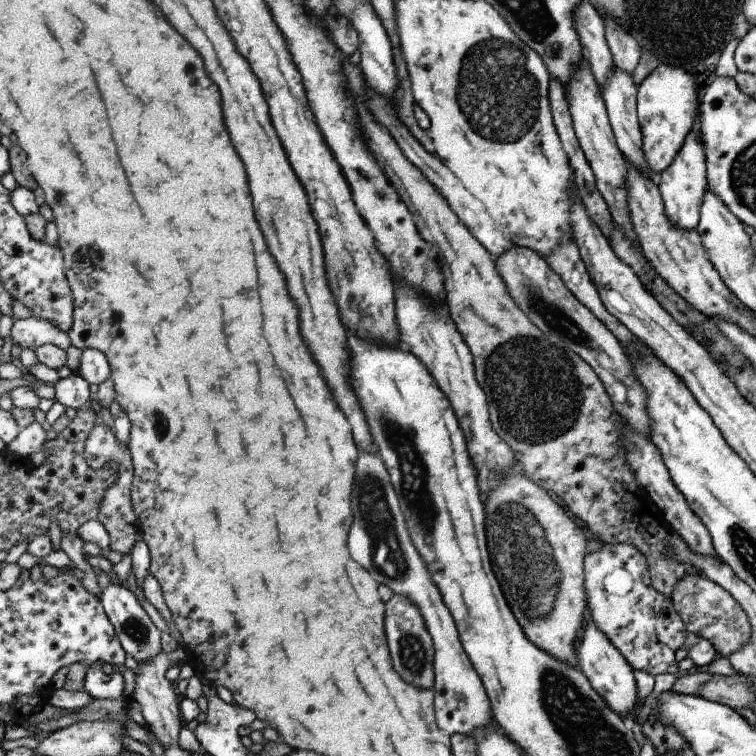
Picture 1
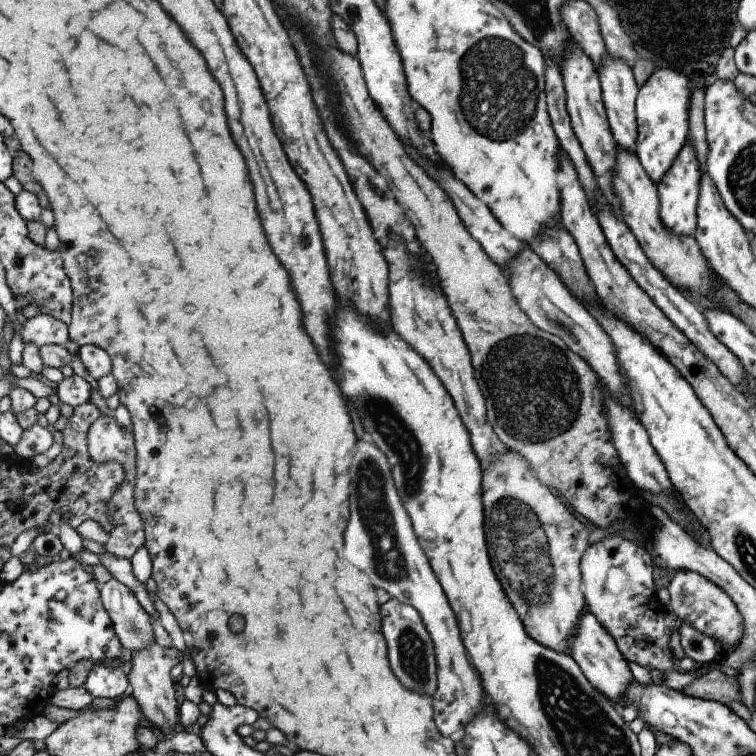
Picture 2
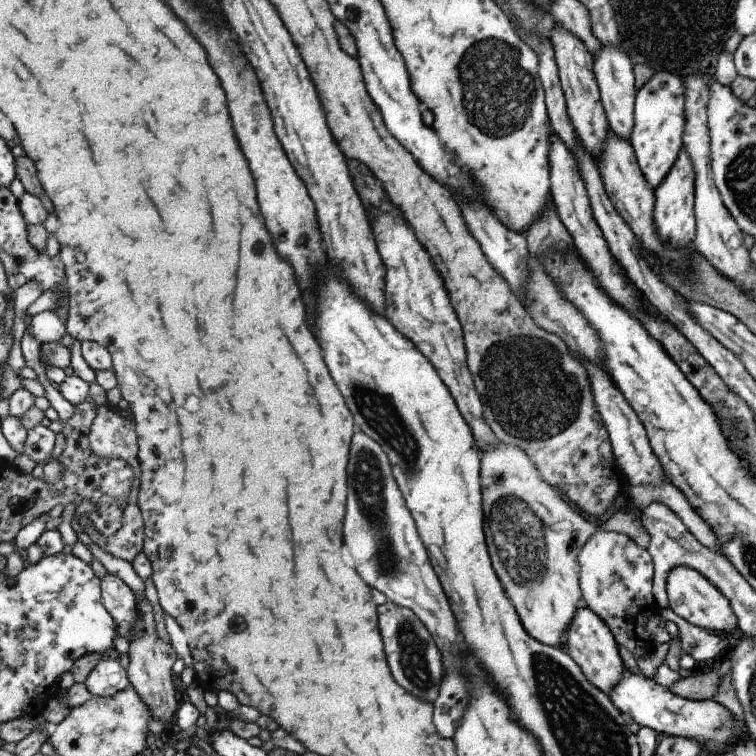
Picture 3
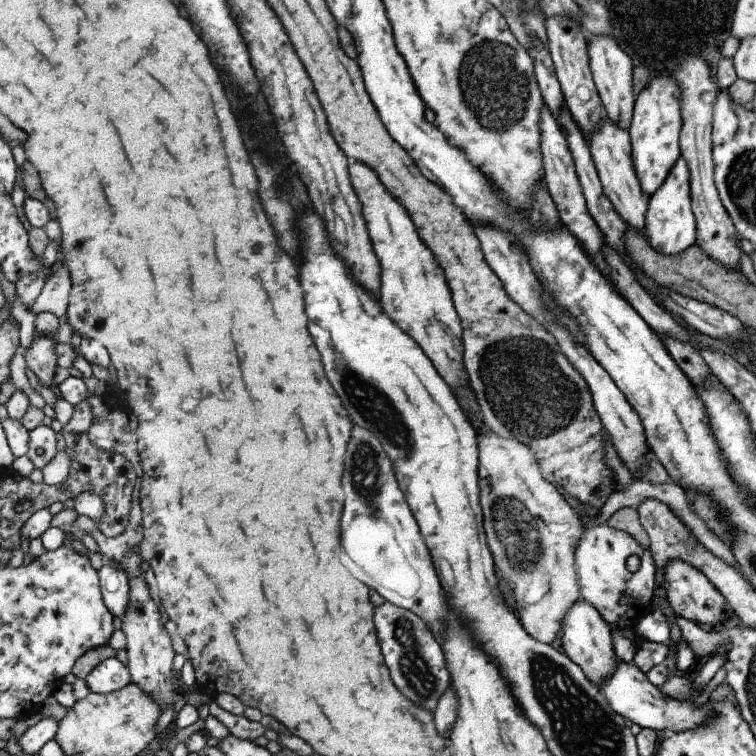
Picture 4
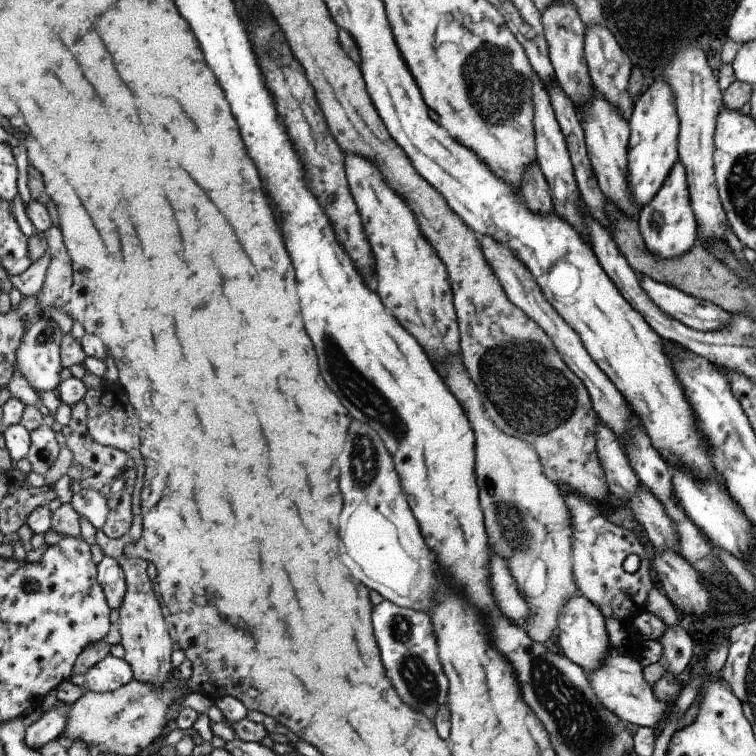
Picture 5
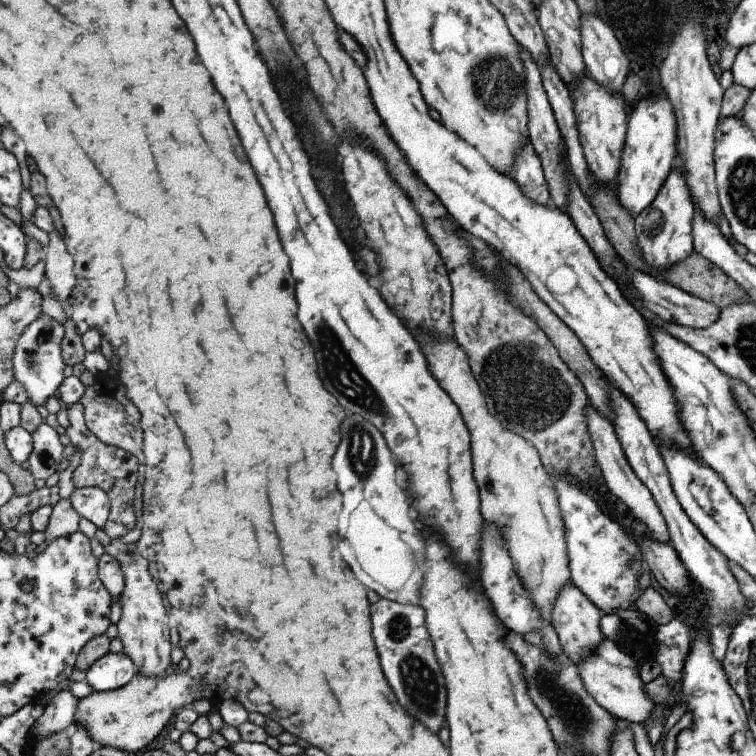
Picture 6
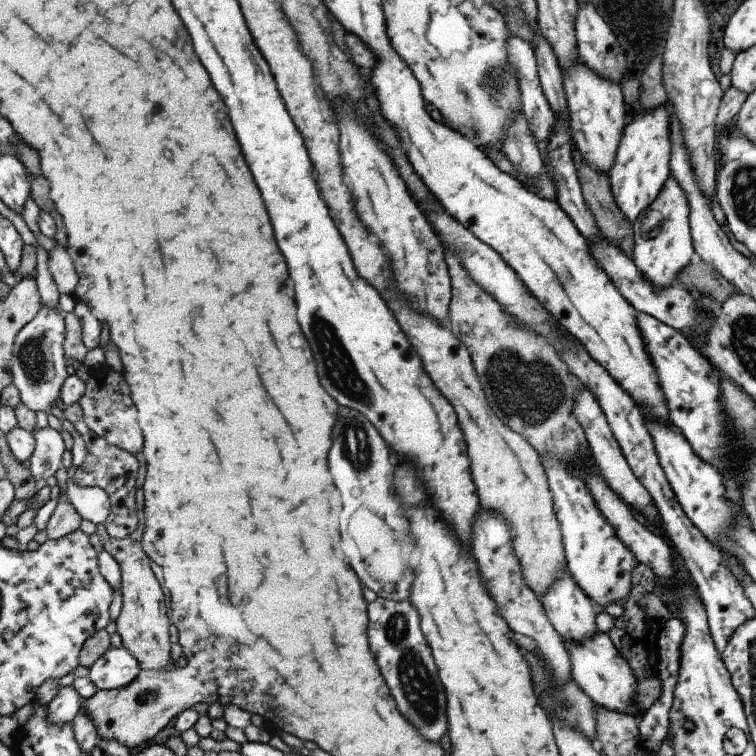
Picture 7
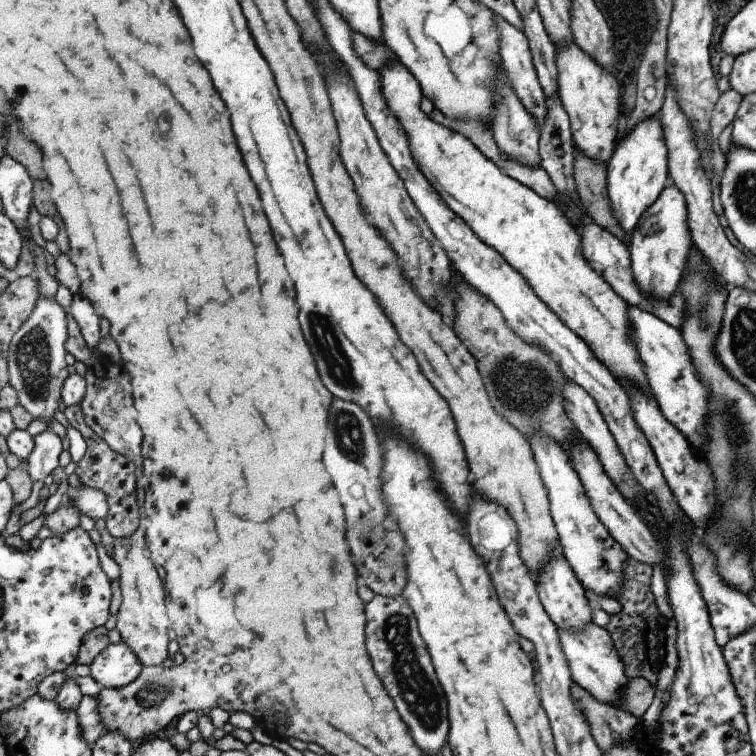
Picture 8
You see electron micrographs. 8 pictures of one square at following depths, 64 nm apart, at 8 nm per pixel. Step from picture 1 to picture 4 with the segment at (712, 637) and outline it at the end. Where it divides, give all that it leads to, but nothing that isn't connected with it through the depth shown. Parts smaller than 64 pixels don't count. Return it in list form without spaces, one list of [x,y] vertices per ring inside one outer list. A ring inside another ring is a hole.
[[[673,560],[665,566],[663,570],[663,576],[665,576],[665,602],[669,604],[669,608],[675,612],[677,618],[685,618],[689,622],[695,622],[695,624],[711,624],[715,626],[717,622],[723,622],[729,614],[729,606],[727,606],[727,600],[723,598],[723,594],[719,590],[715,590],[715,586],[707,580],[705,574],[701,574],[699,570],[695,570],[691,564],[687,562],[681,562],[681,560]]]

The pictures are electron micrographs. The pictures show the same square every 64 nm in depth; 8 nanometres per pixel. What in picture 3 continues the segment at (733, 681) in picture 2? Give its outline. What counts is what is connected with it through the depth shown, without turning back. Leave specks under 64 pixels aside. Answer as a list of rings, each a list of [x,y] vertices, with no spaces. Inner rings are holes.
[[[713,666],[713,670],[709,672],[695,670],[695,674],[691,674],[689,678],[681,678],[673,686],[669,686],[669,690],[681,698],[703,702],[703,700],[711,700],[711,696],[719,688],[719,682],[721,682],[721,676],[717,674],[717,668]]]

